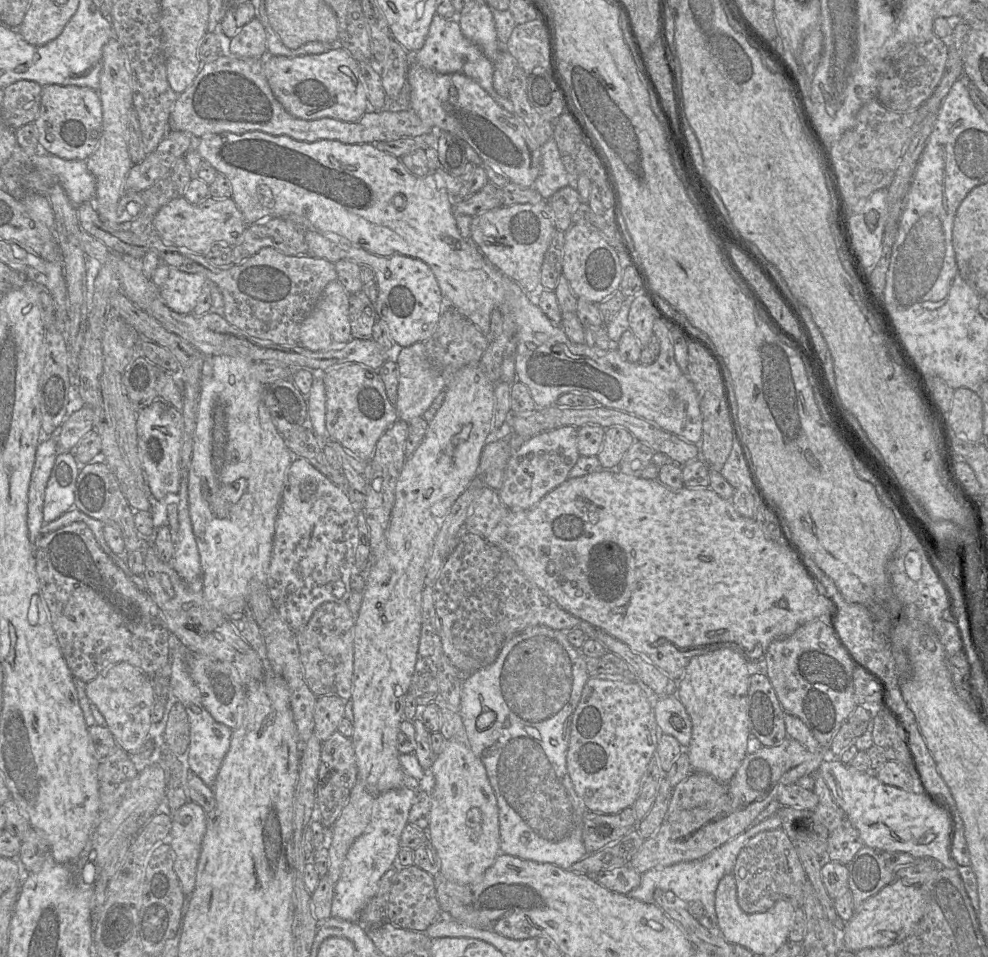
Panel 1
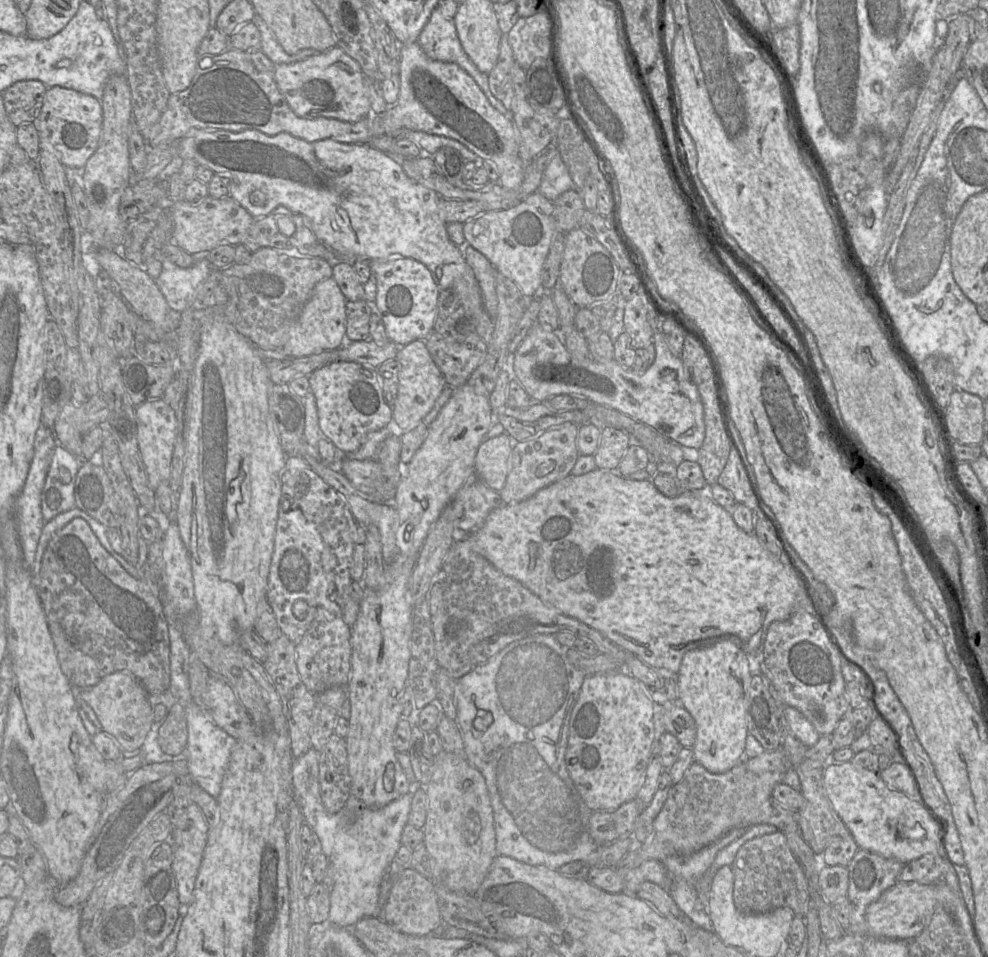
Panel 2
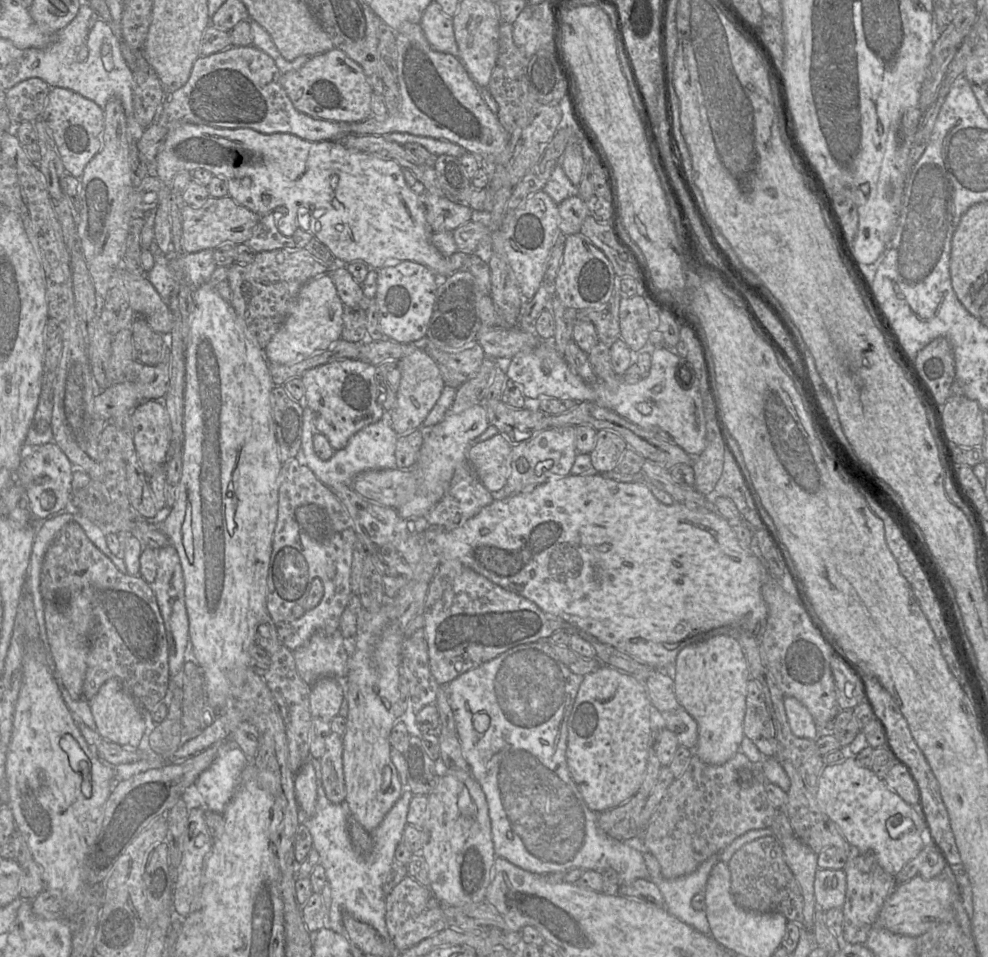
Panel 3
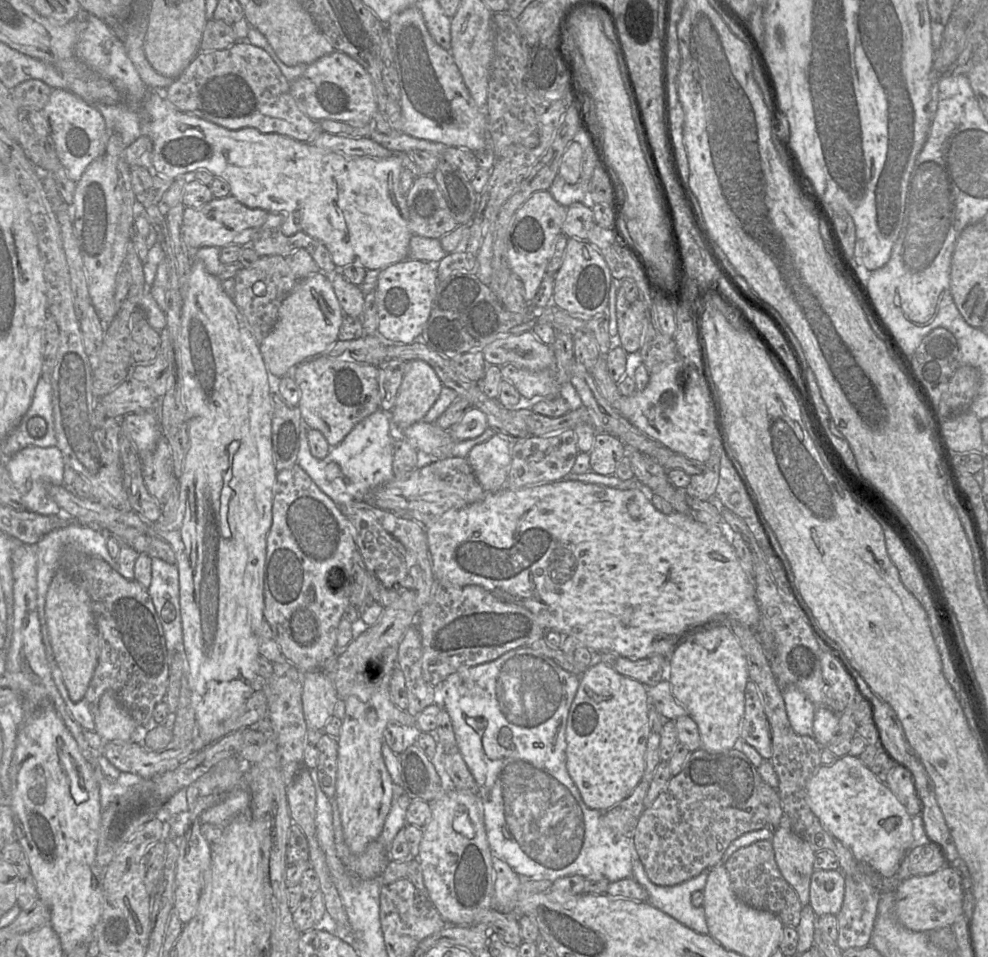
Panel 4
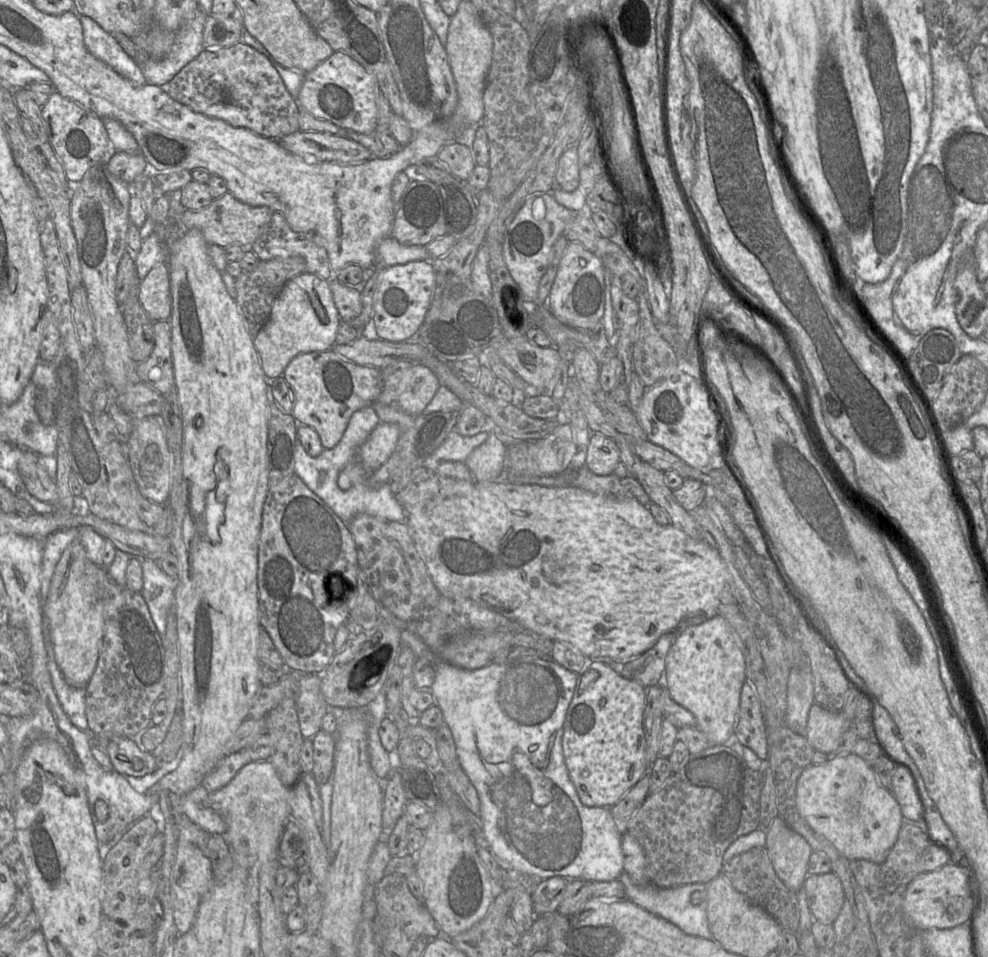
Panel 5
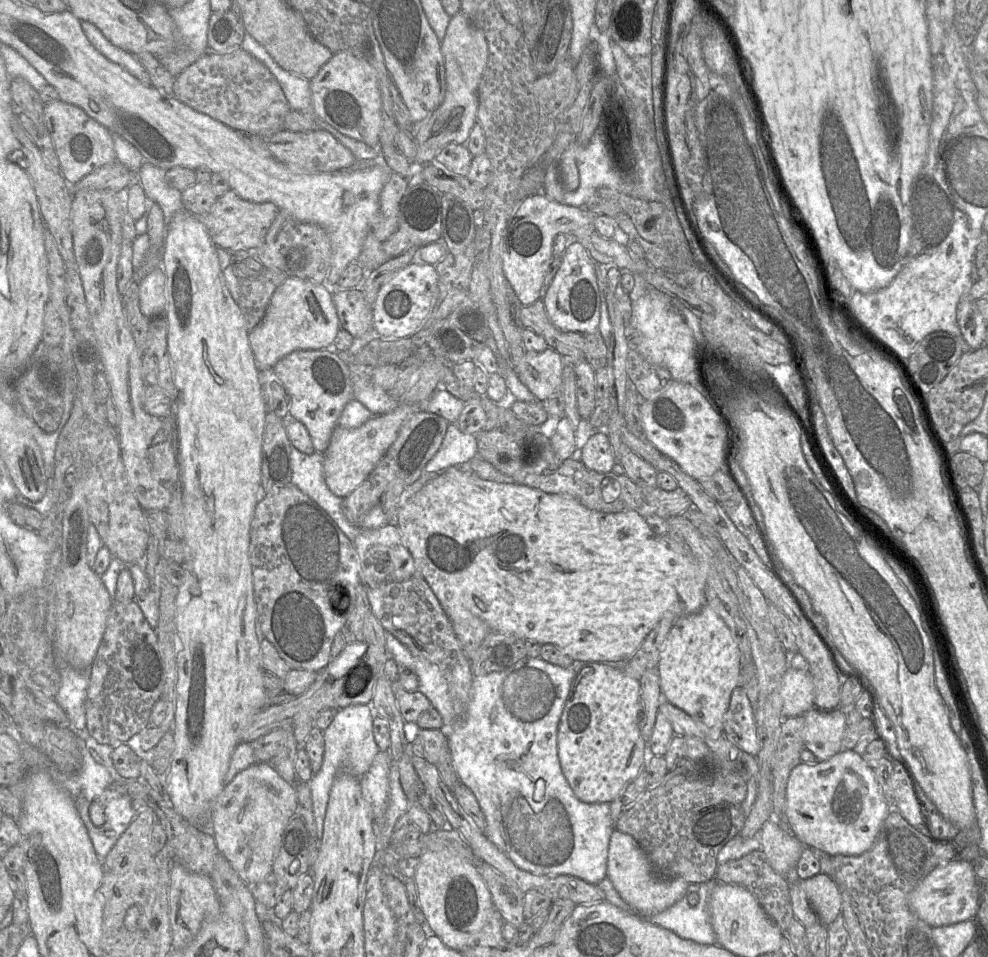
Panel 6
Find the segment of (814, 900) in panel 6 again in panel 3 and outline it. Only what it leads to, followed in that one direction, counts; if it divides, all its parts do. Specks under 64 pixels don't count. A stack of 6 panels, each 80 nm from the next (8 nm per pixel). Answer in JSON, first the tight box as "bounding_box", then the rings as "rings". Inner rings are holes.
{"bounding_box":[814,869,847,911],"rings":[[[818,869],[814,880],[815,903],[819,911],[843,906],[847,890],[847,878],[843,869]]]}

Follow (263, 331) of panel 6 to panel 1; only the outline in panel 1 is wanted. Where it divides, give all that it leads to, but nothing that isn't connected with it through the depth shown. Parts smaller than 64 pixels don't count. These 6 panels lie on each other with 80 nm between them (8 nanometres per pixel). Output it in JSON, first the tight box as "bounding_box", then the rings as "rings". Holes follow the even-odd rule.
{"bounding_box":[299,280,352,351],"rings":[[[338,280],[324,289],[311,314],[300,327],[299,345],[322,351],[340,347],[352,339],[349,294]]]}

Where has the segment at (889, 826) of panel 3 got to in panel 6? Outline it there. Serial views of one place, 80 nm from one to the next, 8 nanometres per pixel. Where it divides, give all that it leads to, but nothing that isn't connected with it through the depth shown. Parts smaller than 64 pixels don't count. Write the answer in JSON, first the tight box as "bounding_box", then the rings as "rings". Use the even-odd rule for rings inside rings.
{"bounding_box":[788,750,890,856],"rings":[[[841,750],[817,764],[800,763],[788,779],[788,829],[806,847],[831,856],[854,856],[869,851],[890,811],[874,769],[854,750]]]}

